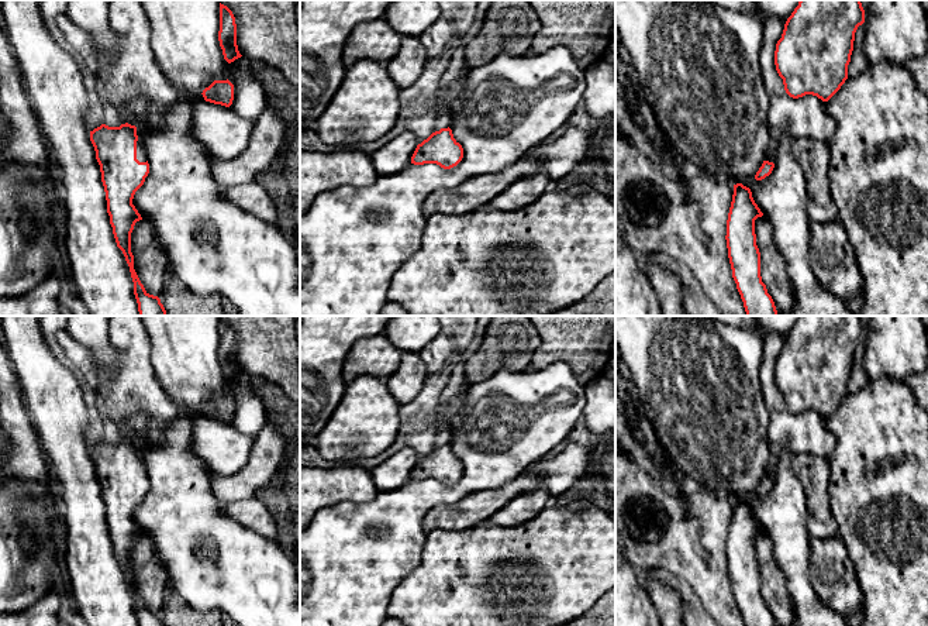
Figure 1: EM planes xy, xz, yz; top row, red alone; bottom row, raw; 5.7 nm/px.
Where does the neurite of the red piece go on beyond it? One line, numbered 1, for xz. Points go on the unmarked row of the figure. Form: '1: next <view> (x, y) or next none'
1: next none

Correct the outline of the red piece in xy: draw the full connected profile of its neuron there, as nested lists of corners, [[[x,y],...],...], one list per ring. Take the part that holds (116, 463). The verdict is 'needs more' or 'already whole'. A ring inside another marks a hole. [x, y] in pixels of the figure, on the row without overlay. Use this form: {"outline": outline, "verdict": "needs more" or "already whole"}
{"outline": [[[128,438],[120,443],[101,440],[90,447],[90,457],[100,481],[113,550],[130,582],[138,626],[165,626],[161,615],[149,610],[141,599],[131,568],[131,548],[135,539],[142,536],[132,515],[149,489],[146,468],[137,443]]], "verdict": "needs more"}

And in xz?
{"outline": [[[441,444],[417,461],[411,479],[437,479],[444,485],[456,482],[463,474],[462,461],[453,454],[452,446]]], "verdict": "already whole"}

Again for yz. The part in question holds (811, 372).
{"outline": [[[800,316],[784,340],[782,354],[776,360],[775,381],[783,395],[786,409],[798,415],[813,410],[828,417],[848,395],[848,381],[853,367],[855,348],[865,338],[860,316]]], "verdict": "already whole"}

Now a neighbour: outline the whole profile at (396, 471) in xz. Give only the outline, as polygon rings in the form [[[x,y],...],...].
[[[404,447],[373,468],[370,475],[377,492],[389,492],[407,484],[417,461],[417,453],[410,447]]]

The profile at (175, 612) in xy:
[[[175,592],[166,594],[159,615],[165,626],[222,626],[221,612],[193,609]]]

